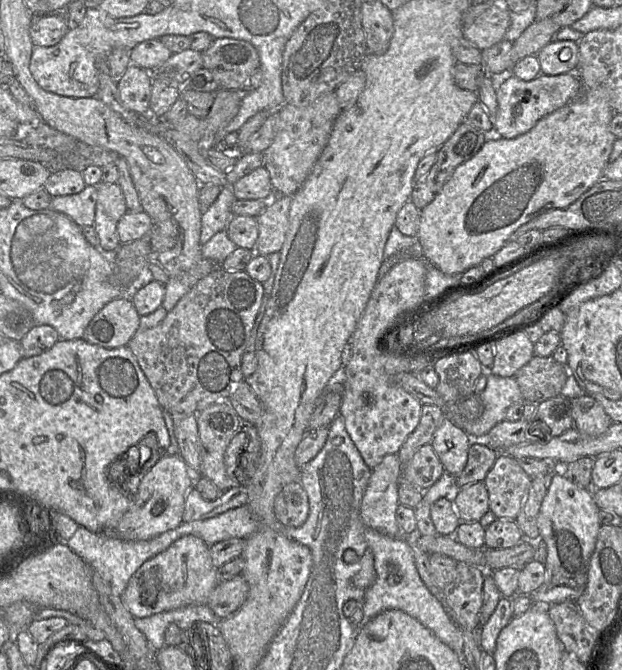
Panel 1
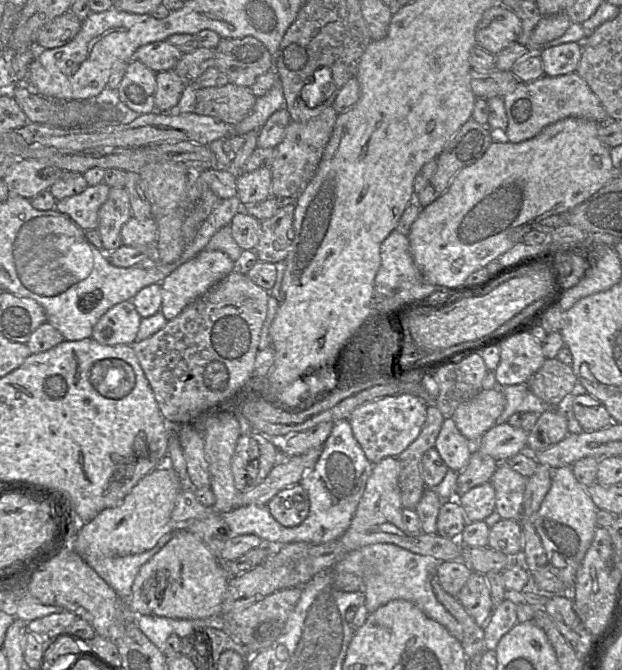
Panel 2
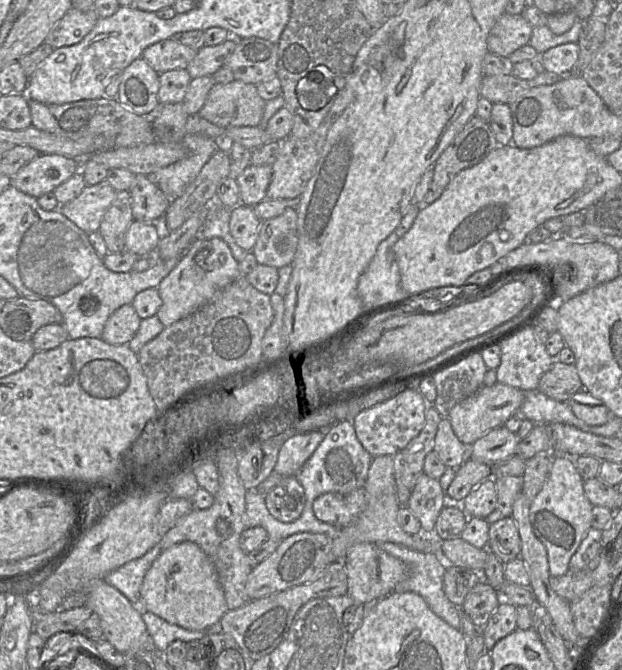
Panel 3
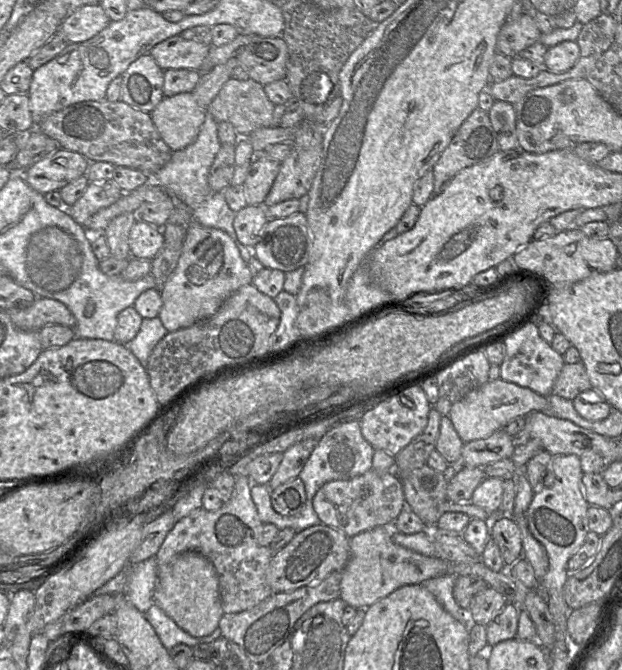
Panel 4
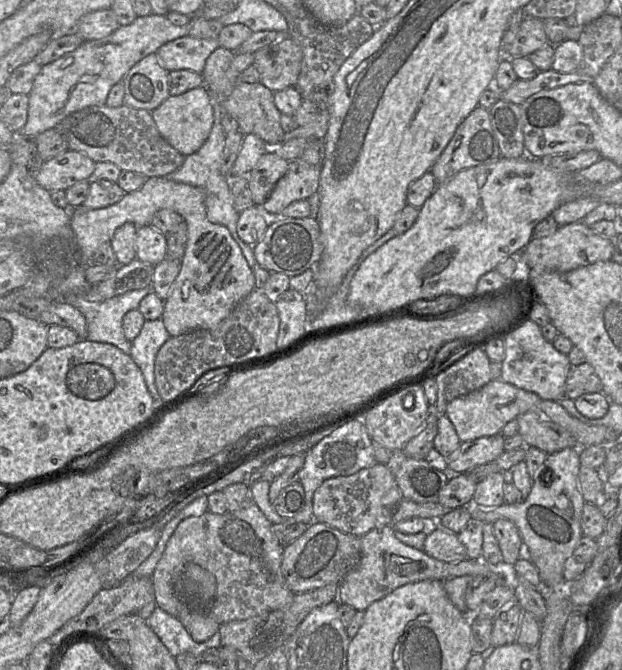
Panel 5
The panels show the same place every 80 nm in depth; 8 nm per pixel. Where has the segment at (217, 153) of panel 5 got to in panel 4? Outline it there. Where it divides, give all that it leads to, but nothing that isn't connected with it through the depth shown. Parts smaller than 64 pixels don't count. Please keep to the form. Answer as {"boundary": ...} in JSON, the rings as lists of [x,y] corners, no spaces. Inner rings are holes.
{"boundary":[[[207,112],[196,140],[184,149],[174,151],[169,162],[149,176],[172,197],[175,206],[185,204],[192,212],[192,219],[205,227],[226,232],[236,244],[242,259],[248,264],[253,257],[253,248],[244,246],[238,240],[233,226],[235,212],[230,209],[222,193],[213,191],[208,183],[210,168],[221,146],[218,122]]]}

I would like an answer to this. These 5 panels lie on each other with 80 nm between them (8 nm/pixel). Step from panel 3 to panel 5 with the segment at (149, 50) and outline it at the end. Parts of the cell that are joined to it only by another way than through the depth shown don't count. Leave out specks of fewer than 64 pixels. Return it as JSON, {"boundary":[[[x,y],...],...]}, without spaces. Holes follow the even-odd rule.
{"boundary":[[[185,35],[165,43],[156,54],[167,71],[187,69],[202,74],[207,58],[218,47],[217,39]]]}

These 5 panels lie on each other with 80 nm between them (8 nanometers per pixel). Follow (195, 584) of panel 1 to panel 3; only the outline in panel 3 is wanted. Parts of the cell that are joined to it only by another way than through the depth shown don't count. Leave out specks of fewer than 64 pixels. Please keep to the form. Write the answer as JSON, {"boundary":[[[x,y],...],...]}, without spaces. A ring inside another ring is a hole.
{"boundary":[[[185,541],[164,550],[144,576],[140,609],[149,611],[187,630],[205,630],[229,611],[213,561],[193,542]]]}

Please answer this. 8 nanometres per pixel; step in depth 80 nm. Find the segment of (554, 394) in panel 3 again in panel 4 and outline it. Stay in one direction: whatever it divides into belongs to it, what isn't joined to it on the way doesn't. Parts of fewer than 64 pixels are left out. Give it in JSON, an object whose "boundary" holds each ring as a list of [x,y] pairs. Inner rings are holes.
{"boundary":[[[582,362],[564,363],[553,386],[552,394],[573,400],[580,393],[592,389],[590,379]]]}

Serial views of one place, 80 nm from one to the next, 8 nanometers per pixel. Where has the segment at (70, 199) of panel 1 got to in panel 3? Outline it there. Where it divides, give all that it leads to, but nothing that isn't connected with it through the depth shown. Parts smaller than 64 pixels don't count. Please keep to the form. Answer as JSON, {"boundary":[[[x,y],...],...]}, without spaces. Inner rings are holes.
{"boundary":[[[104,180],[96,185],[87,185],[77,198],[65,205],[59,206],[59,208],[65,217],[71,220],[85,233],[89,234],[99,230],[103,216],[112,205],[115,197],[116,191]]]}

